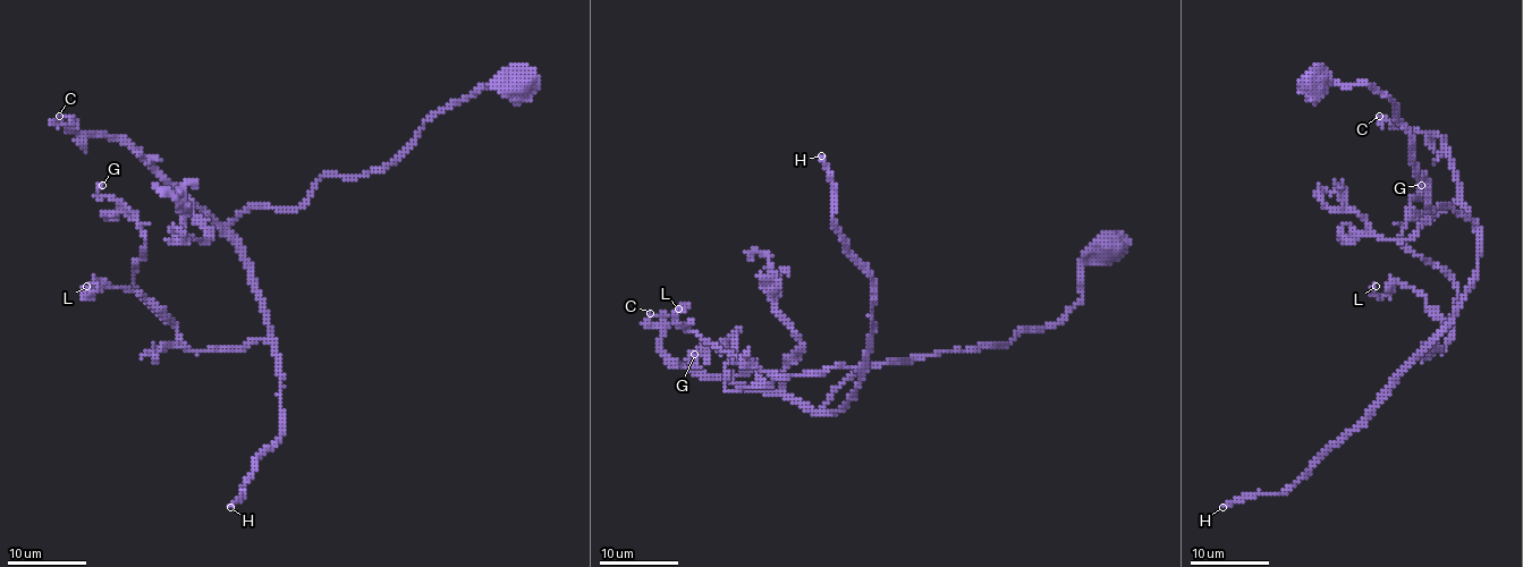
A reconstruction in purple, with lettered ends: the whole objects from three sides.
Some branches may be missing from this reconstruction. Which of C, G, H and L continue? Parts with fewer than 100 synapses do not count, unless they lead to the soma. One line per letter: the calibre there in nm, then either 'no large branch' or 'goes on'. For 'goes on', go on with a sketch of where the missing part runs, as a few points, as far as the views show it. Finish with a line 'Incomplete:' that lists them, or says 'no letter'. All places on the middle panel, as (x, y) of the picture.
C: 140 nm thick; no large branch
G: 190 nm thick; no large branch
H: 200 nm thick; goes on
L: 180 nm thick; no large branch
Incomplete: H

